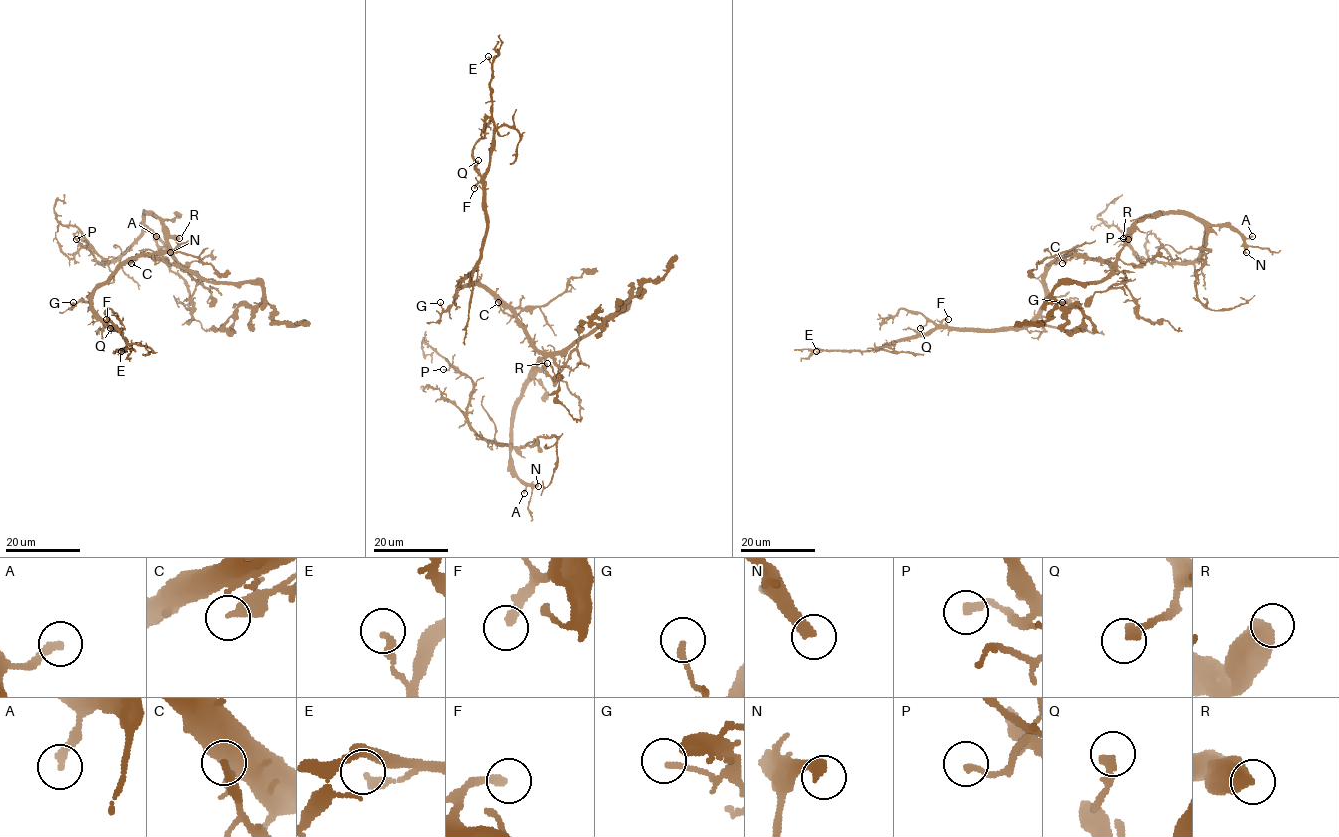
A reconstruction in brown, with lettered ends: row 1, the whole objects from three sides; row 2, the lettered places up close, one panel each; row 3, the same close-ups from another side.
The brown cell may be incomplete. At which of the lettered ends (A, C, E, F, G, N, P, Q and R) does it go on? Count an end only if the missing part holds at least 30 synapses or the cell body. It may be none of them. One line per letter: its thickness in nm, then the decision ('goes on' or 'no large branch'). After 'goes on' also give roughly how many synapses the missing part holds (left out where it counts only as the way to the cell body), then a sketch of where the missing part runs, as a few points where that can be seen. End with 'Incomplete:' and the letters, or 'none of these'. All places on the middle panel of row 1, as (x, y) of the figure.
A: 260 nm | no large branch
C: 280 nm | no large branch
E: 280 nm | no large branch
F: 280 nm | no large branch
G: 180 nm | no large branch
N: 400 nm | goes on | 150 syn
P: 220 nm | no large branch
Q: 280 nm | no large branch
R: 600 nm | no large branch
Incomplete: N

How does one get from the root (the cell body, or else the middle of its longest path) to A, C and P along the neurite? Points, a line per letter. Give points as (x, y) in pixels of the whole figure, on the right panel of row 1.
A: (1092, 259), (1113, 263), (1127, 232), (1141, 219), (1160, 214), (1191, 214), (1230, 225), (1246, 238), (1252, 236)
C: (1092, 259), (1080, 257), (1075, 252), (1070, 259), (1062, 263)
P: (1092, 259), (1113, 263), (1143, 218), (1191, 214), (1205, 228), (1201, 253), (1187, 264), (1139, 259), (1128, 239)

